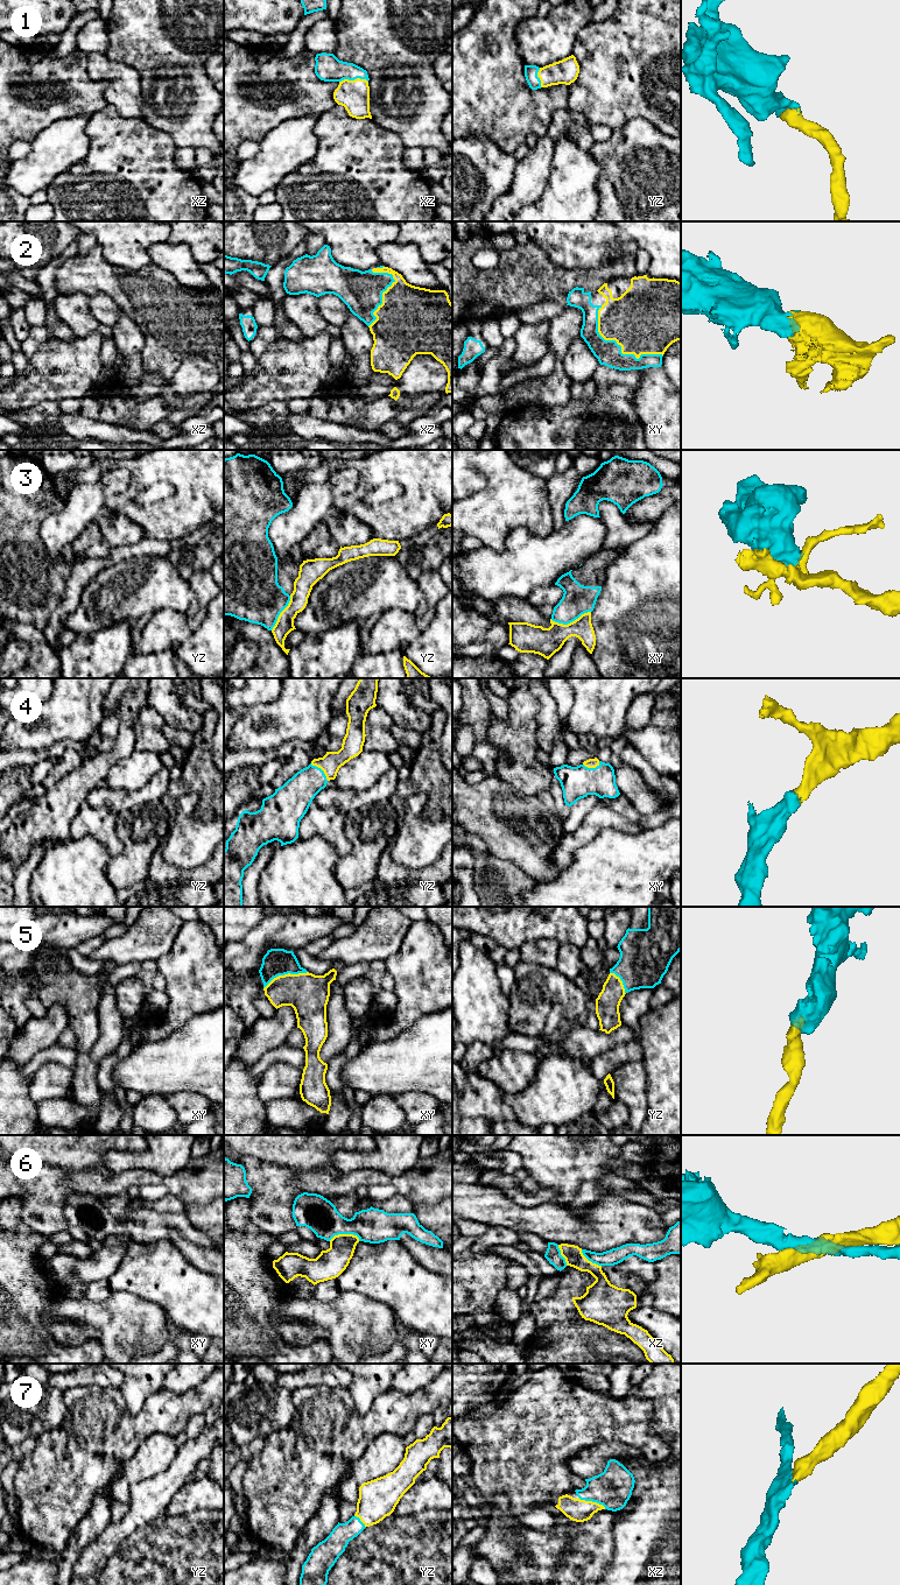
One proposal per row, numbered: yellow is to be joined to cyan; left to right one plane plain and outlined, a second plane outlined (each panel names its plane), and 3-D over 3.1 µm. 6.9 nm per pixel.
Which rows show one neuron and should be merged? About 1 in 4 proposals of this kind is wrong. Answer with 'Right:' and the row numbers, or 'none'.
Right: 1, 2, 3, 4, 5, 7

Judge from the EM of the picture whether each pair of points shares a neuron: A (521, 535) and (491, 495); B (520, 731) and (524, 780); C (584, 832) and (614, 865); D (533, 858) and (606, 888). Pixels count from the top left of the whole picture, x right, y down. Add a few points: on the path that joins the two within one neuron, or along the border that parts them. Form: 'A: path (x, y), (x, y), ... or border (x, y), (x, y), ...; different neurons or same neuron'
A: border (541, 537), (517, 527), (501, 550); different neurons
B: path (520, 742), (520, 768); same neuron
C: border (617, 829), (603, 829), (575, 852), (572, 860); different neurons
D: border (561, 870), (555, 878), (536, 882); different neurons

